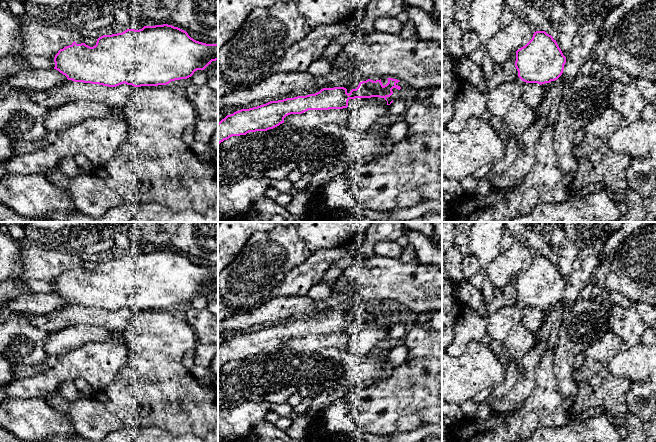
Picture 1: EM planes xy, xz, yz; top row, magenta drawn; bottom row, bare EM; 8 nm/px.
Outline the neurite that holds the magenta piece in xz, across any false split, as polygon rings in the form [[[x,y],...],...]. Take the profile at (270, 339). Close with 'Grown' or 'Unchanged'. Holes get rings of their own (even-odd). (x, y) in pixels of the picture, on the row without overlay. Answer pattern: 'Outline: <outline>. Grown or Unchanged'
Outline: [[[381,303],[362,305],[349,318],[344,311],[323,312],[315,318],[270,325],[257,331],[241,333],[227,339],[218,347],[218,368],[232,360],[273,353],[284,347],[284,342],[290,338],[302,338],[308,334],[343,333],[348,331],[350,323],[355,322],[379,321],[387,325],[386,322],[393,318],[393,312],[401,313],[397,309],[399,304],[387,303],[386,309],[382,308]]]. Unchanged

